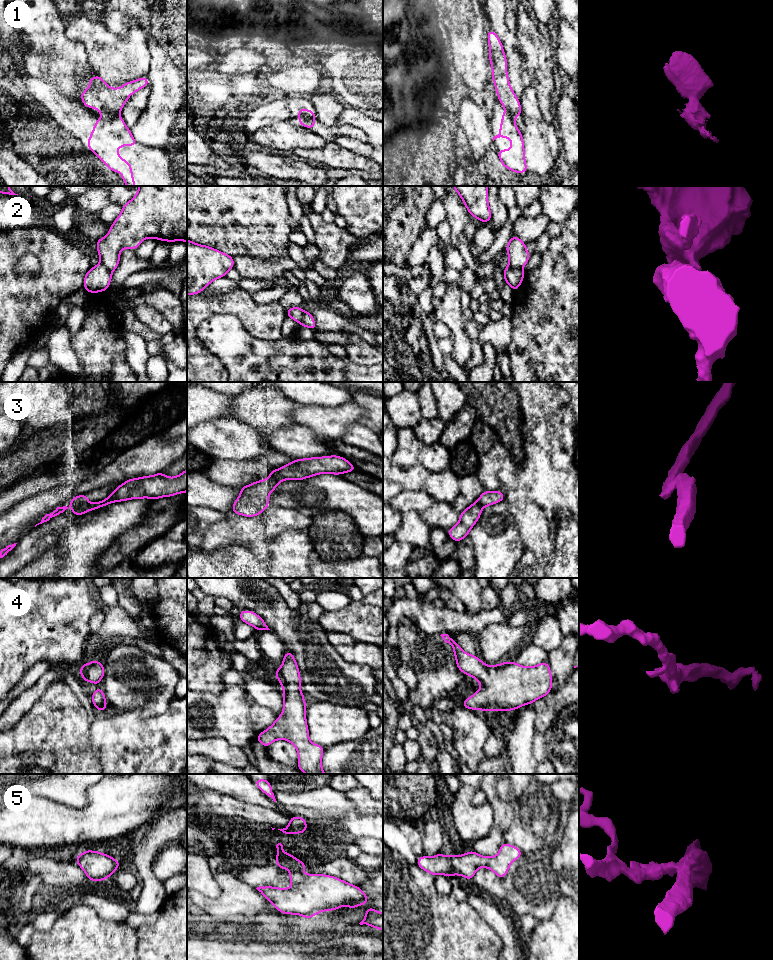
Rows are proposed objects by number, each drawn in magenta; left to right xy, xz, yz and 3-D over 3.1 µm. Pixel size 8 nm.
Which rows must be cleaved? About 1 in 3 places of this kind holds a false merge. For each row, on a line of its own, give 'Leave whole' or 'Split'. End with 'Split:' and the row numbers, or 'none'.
1: Split
2: Split
3: Split
4: Leave whole
5: Leave whole
Split: 1, 2, 3

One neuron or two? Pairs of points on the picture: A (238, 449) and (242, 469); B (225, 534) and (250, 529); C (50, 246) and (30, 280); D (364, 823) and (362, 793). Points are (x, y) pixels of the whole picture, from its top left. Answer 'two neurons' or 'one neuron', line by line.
A: two neurons
B: one neuron
C: one neuron
D: two neurons

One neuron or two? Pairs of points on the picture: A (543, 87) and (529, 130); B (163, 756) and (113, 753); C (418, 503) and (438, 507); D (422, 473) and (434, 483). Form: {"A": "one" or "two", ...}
{"A": "two", "B": "one", "C": "two", "D": "two"}

